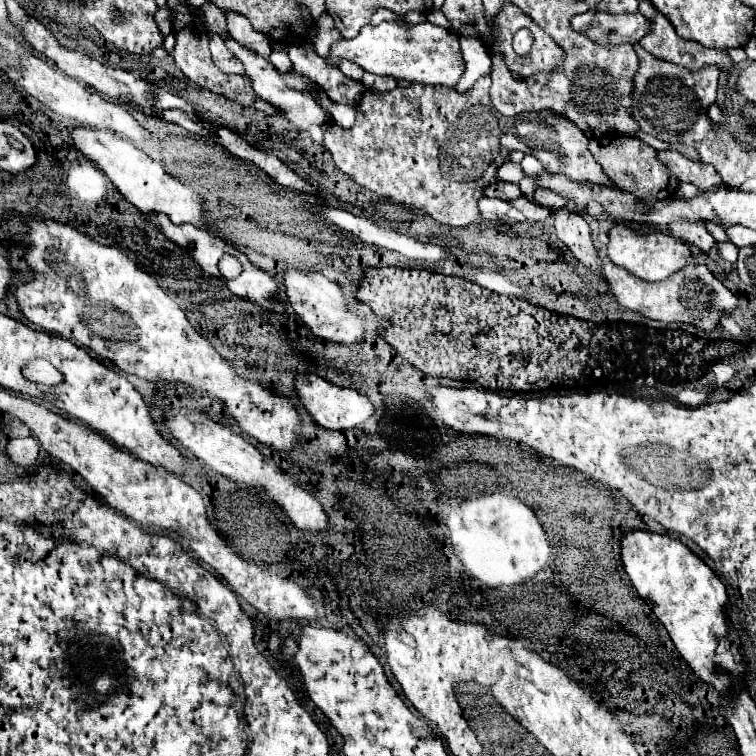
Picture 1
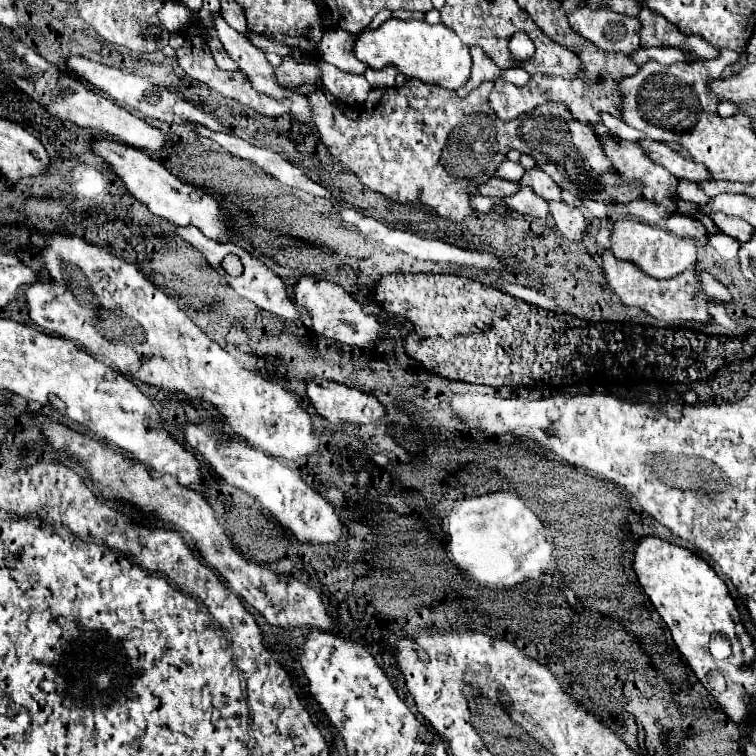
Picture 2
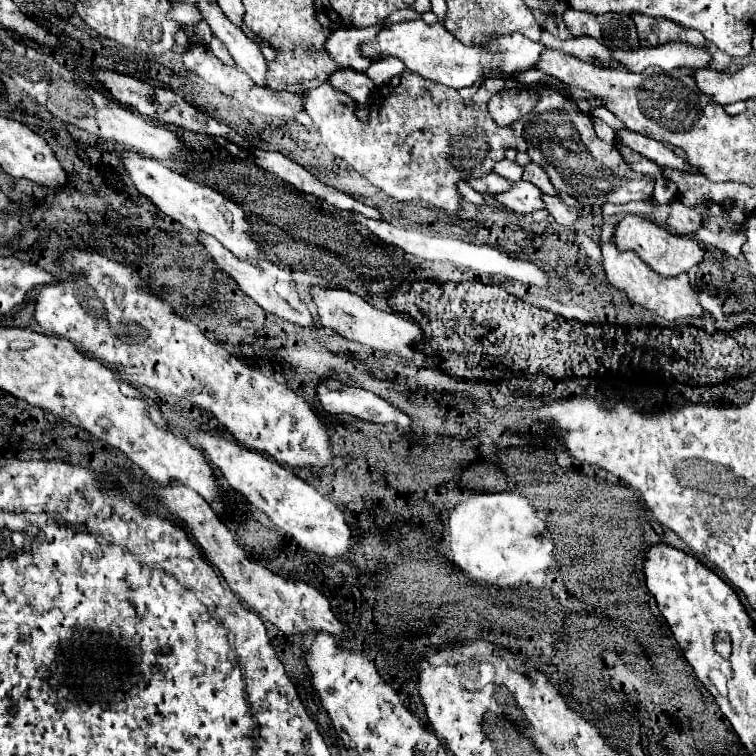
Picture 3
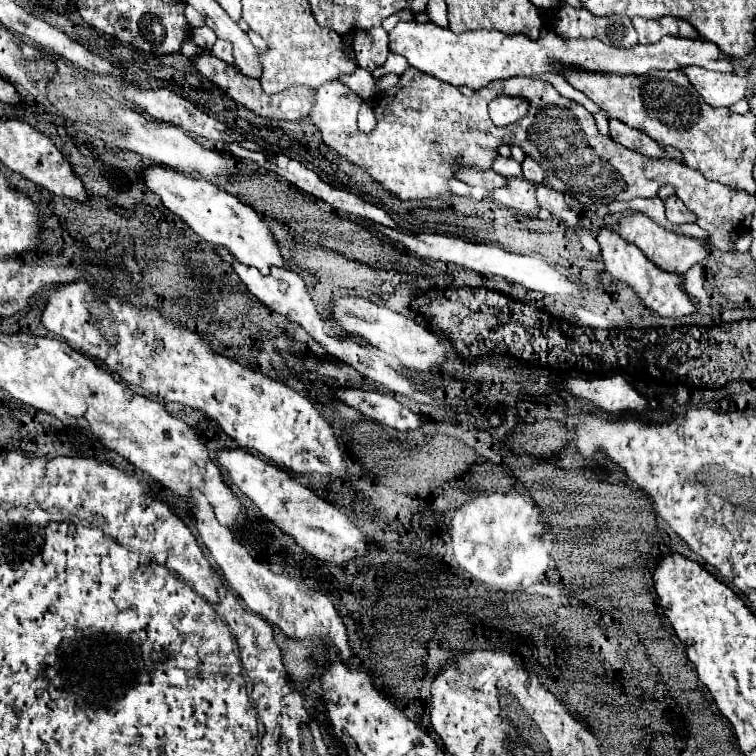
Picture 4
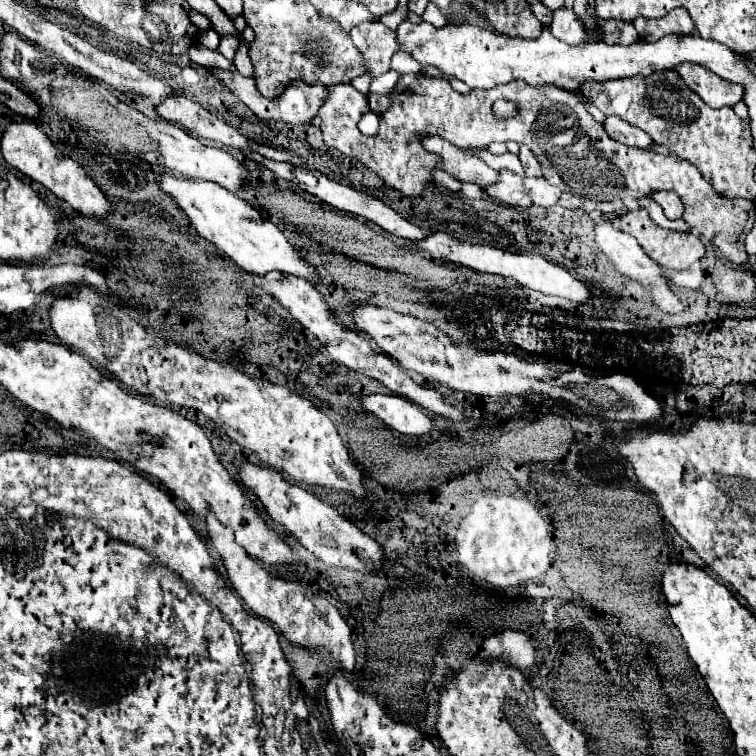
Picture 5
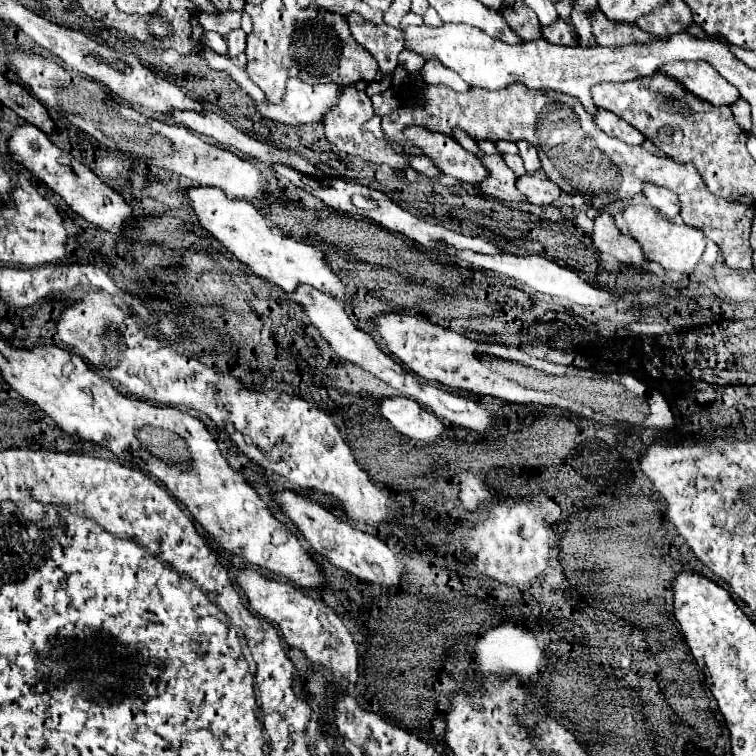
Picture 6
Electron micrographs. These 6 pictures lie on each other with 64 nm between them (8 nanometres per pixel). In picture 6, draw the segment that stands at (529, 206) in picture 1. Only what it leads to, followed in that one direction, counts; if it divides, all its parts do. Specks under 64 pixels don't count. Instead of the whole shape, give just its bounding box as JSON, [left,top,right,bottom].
[478,154,528,202]

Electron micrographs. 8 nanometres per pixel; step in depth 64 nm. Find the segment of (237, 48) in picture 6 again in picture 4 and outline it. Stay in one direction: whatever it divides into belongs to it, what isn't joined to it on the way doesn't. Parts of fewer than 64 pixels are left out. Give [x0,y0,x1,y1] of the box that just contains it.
[212,40,234,64]

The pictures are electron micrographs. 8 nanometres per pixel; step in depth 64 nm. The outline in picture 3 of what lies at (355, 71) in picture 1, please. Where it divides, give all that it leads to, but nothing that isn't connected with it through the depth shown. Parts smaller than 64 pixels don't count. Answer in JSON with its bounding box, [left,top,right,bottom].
[324,20,384,72]

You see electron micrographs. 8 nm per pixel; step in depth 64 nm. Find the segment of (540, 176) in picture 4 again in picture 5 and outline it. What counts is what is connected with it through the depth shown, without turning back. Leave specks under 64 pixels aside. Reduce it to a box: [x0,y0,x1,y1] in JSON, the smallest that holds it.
[520,146,542,176]

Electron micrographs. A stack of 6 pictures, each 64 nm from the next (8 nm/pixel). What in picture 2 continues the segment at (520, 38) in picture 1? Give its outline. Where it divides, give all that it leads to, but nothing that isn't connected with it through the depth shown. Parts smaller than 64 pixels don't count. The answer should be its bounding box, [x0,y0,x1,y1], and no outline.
[510,32,534,62]

